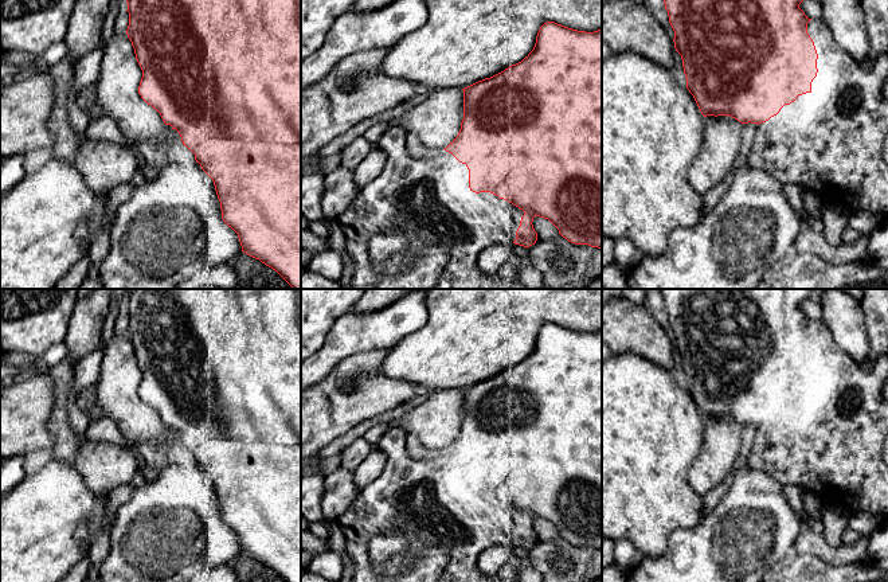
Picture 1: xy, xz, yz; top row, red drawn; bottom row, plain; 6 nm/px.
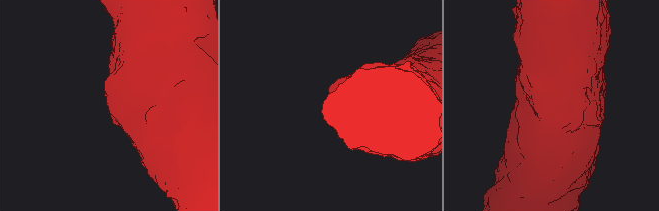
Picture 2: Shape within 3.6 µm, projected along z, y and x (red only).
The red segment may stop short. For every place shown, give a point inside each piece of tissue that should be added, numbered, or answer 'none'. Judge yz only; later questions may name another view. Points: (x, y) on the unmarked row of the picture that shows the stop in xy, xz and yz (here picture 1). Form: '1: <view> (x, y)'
1: yz (715, 496)

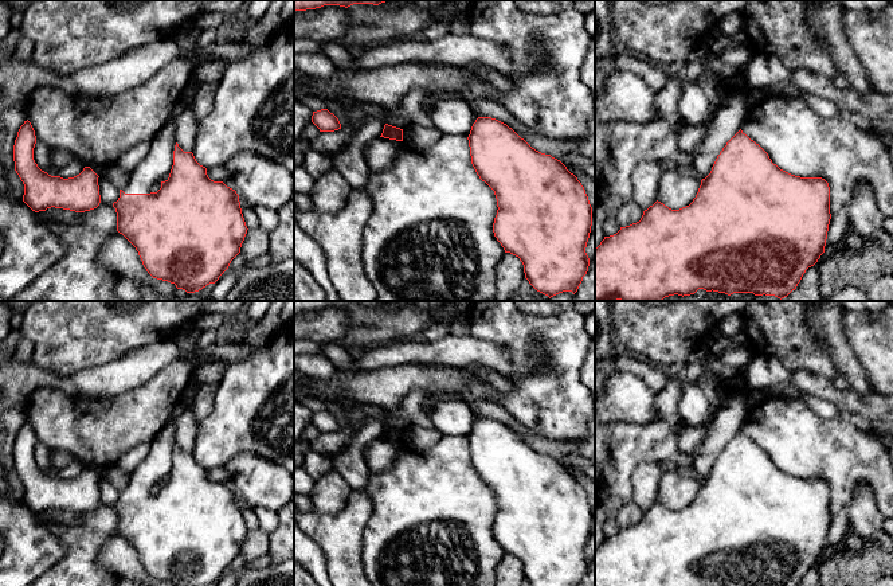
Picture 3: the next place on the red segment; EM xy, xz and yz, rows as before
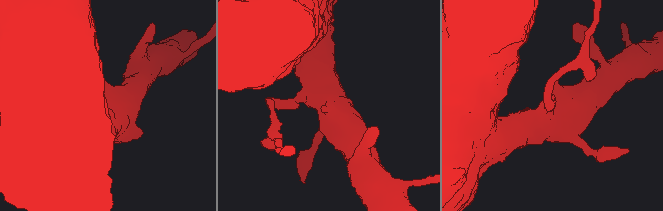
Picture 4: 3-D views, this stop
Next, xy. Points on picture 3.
1: xy (157, 465)

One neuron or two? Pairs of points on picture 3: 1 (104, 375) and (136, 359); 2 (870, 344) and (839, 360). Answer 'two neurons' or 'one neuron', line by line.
1: one neuron
2: two neurons

